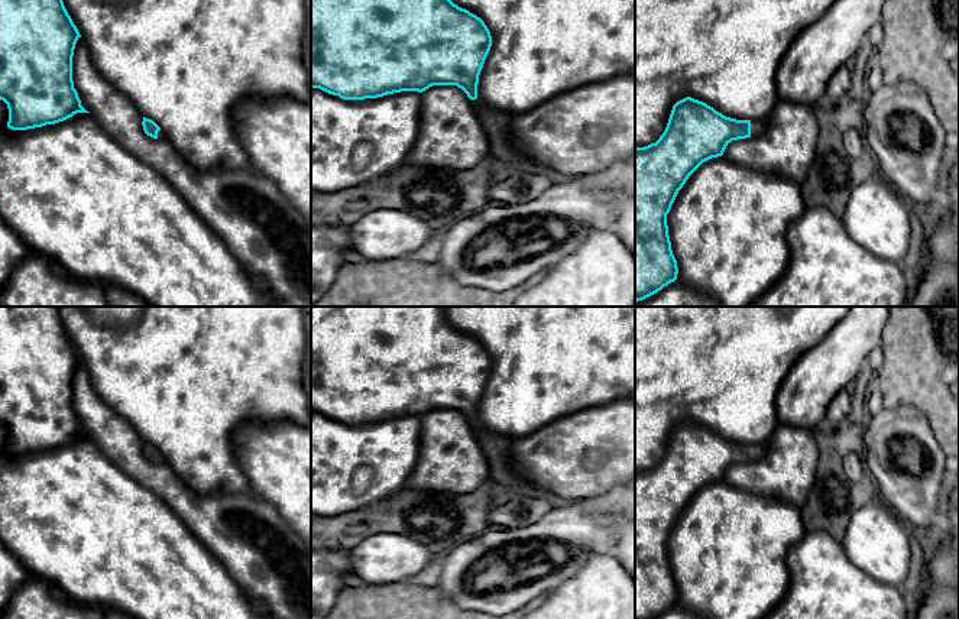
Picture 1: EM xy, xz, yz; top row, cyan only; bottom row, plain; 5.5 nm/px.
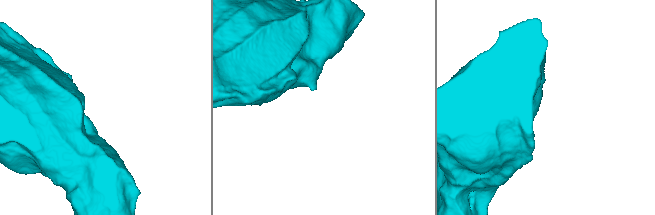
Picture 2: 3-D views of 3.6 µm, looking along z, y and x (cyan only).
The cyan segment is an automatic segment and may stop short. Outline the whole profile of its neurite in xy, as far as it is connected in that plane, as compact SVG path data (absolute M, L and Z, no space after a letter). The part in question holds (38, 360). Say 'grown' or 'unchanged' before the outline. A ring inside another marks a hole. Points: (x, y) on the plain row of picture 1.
unchanged; M0 307L0 424L9 432L9 453L27 454L64 445L77 437L90 437L81 430L72 405L72 380L80 362L58 307Z

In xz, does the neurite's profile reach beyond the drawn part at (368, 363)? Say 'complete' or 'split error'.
split error

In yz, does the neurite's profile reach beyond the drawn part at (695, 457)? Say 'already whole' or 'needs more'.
needs more

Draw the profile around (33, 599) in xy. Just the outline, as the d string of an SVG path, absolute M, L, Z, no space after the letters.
M38 576L25 581L12 596L0 619L106 619L103 610L80 602L64 602Z

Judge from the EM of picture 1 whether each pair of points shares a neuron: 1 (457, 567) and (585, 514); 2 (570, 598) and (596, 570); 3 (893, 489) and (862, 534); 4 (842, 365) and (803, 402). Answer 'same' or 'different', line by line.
1: same
2: same
3: different
4: same

